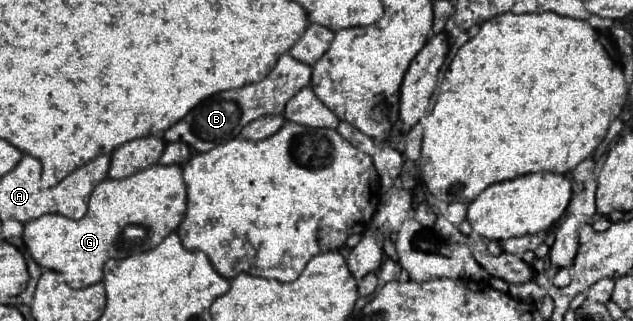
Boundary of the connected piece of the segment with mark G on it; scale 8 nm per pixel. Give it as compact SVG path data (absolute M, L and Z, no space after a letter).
M151 164L121 180L101 180L89 196L87 214L79 220L43 214L27 222L21 240L39 266L61 272L71 288L83 288L101 280L107 258L127 258L157 246L177 228L183 212L185 182L181 168Z

